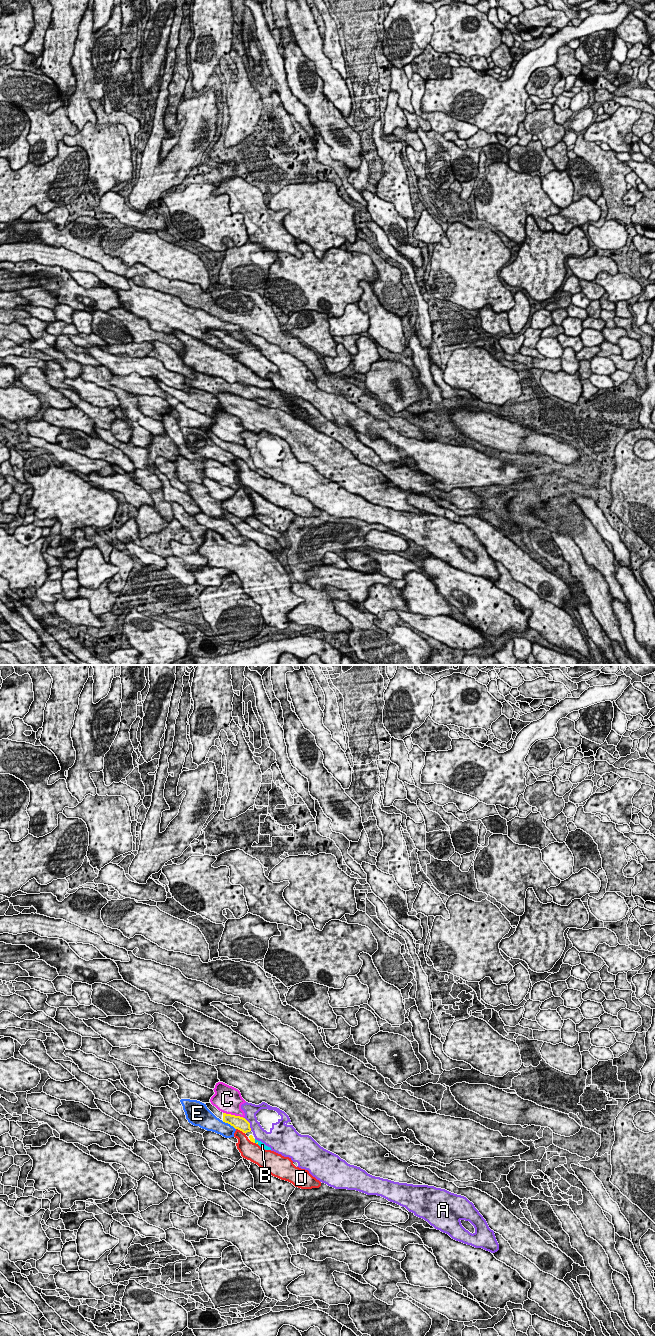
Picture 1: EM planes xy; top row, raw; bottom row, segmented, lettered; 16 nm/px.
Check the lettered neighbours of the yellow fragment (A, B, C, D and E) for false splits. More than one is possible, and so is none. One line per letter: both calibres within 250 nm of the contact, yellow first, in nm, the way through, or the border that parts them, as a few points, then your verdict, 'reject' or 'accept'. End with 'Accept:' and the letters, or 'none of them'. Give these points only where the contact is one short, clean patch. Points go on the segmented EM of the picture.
A: calibres 220 and 220 nm; reject
B: calibres 70 and 90 nm; accept
C: calibres 220 and 420 nm; reject
D: calibres 220 and 240 nm; reject
E: calibres 220 and 240 nm; reject
Accept: B

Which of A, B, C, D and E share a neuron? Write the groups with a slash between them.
A / B / C / D / E

